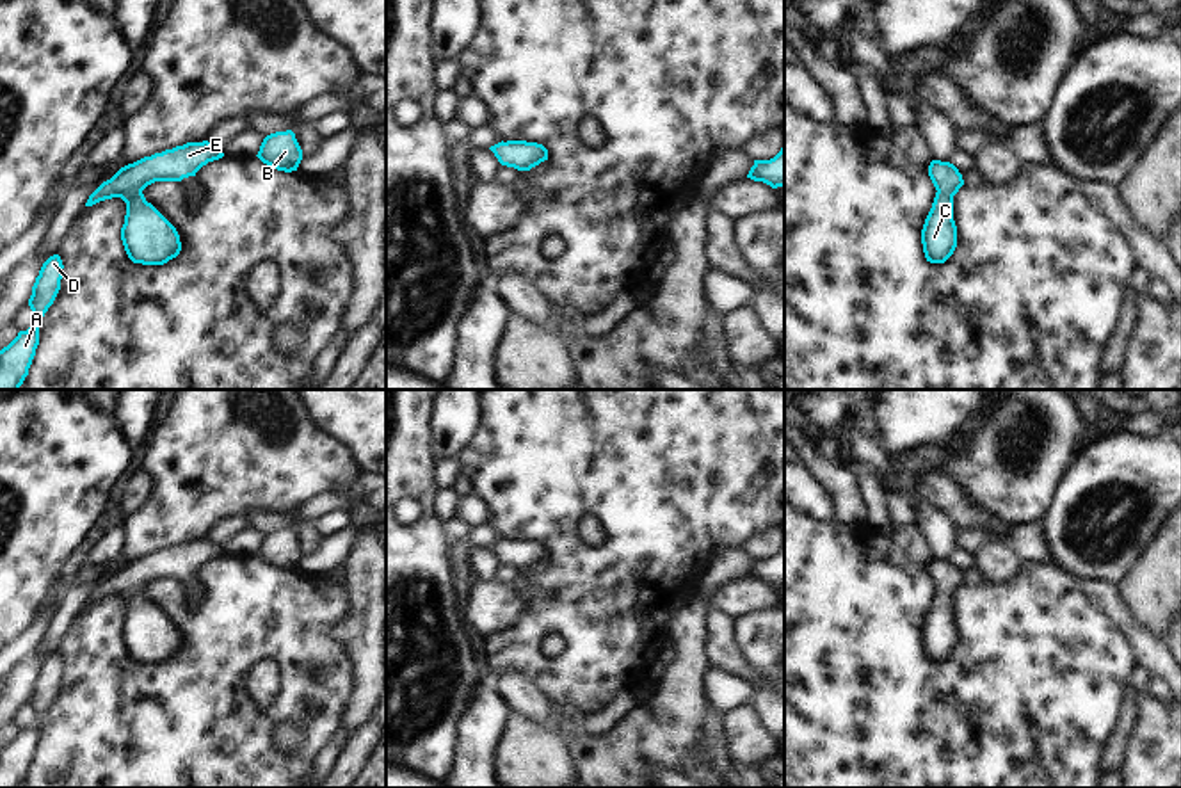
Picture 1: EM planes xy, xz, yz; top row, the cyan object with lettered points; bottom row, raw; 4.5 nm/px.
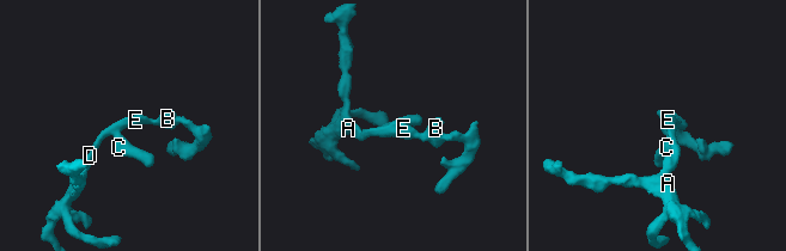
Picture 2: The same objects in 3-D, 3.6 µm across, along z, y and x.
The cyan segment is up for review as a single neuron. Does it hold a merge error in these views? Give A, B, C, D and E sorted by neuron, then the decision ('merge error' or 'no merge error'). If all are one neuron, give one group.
A B C D E | no merge error

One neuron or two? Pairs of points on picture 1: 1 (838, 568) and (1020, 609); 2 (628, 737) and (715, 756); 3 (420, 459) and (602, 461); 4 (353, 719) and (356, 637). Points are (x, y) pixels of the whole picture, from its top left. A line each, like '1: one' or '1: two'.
1: one
2: one
3: two
4: one

